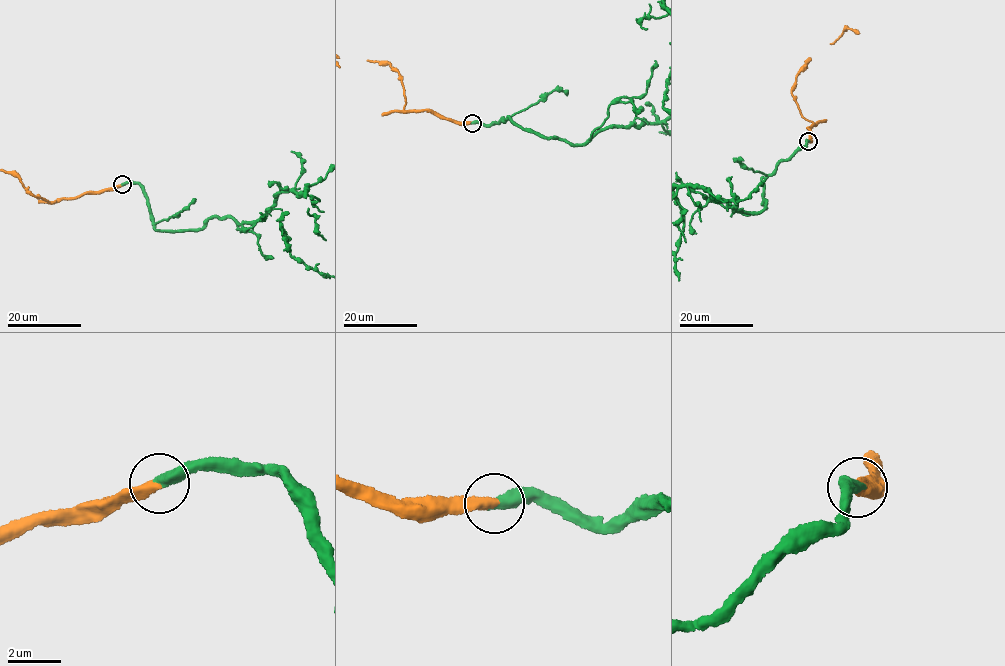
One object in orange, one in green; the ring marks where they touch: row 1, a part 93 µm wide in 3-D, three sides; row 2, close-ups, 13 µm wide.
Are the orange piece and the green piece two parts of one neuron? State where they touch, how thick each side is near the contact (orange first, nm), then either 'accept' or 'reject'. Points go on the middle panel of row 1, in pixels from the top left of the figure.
place (472, 123); calibres 380 and 440 nm; accept

